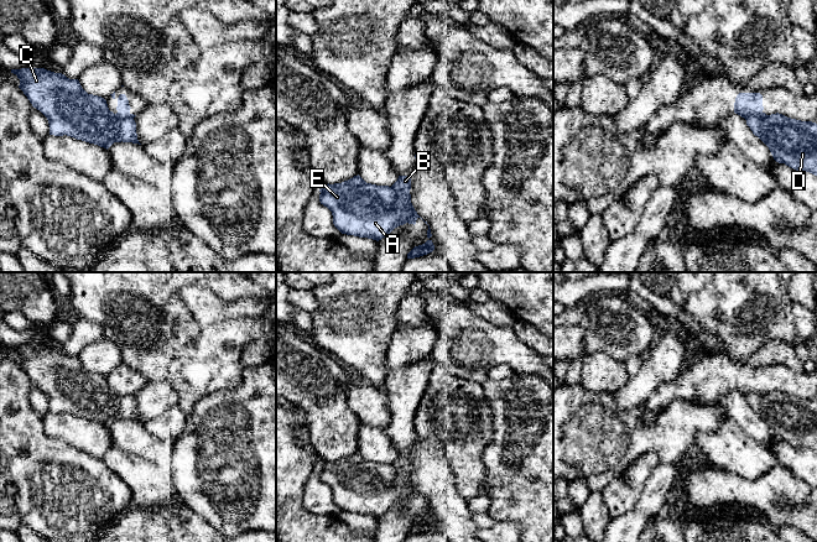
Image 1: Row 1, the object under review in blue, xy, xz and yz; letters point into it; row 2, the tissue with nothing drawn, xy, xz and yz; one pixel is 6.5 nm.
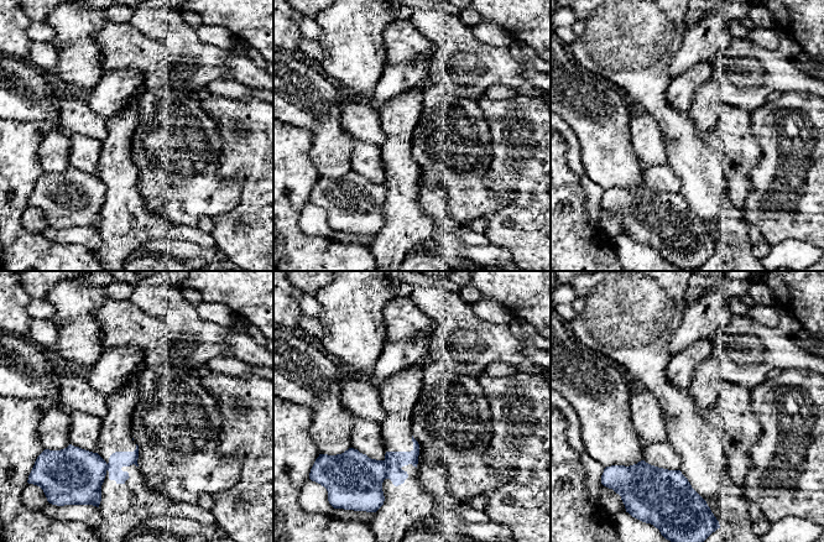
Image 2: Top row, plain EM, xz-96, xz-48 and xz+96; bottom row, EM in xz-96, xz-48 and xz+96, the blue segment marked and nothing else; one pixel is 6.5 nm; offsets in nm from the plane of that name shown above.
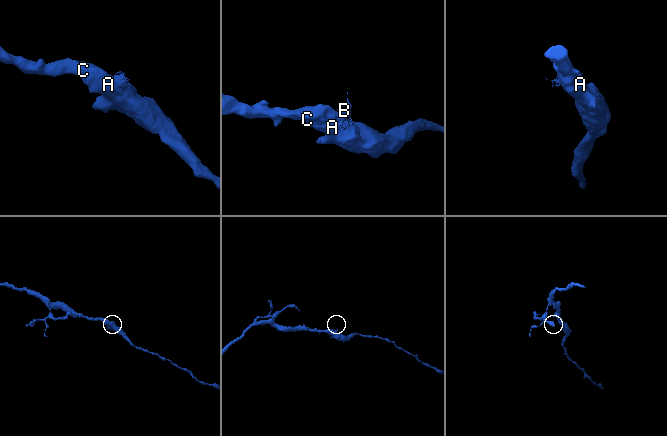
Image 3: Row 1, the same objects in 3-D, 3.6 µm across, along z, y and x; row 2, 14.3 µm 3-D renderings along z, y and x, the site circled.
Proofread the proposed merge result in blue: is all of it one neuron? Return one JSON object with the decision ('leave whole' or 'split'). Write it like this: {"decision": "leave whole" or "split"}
{"decision": "split"}

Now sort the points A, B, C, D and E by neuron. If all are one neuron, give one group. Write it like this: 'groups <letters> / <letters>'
groups A C D E / B

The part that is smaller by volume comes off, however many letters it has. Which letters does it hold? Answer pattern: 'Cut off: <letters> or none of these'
Cut off: B

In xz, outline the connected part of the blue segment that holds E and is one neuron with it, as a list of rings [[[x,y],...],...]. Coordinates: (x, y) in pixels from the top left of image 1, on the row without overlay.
[[[359,452],[342,460],[321,462],[319,469],[321,481],[332,489],[333,501],[342,511],[379,518],[410,494],[406,486],[395,485],[397,471],[392,464],[366,460]]]

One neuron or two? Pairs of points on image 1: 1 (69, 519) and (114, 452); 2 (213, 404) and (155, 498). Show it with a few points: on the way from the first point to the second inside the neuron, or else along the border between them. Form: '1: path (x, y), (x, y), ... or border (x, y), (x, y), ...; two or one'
1: border (102, 459), (126, 483); two
2: border (171, 470), (177, 496); two

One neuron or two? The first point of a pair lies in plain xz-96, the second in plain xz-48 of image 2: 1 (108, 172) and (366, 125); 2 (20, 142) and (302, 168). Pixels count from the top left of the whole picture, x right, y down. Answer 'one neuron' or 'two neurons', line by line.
1: two neurons
2: one neuron

